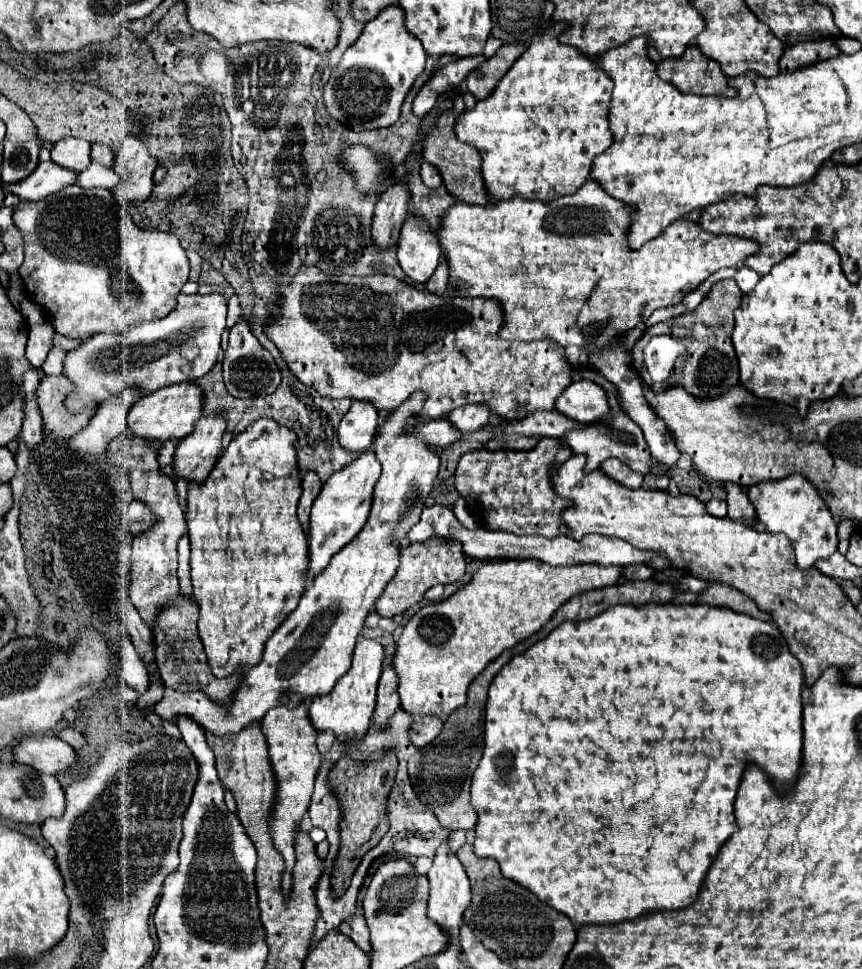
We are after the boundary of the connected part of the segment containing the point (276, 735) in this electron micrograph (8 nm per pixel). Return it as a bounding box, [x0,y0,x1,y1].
[261,696,321,896]

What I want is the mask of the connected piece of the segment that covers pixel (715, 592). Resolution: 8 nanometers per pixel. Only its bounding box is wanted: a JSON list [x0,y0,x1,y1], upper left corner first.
[697,584,771,622]

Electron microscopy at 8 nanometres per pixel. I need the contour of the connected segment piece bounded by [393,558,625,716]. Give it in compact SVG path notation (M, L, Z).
M533 560L483 562L471 582L449 598L423 606L405 626L393 666L399 674L401 706L413 716L449 716L467 702L469 684L503 650L539 632L569 598L615 584L623 566L549 566Z

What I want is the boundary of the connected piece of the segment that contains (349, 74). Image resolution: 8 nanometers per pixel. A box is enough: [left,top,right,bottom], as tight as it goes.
[325,6,427,130]

